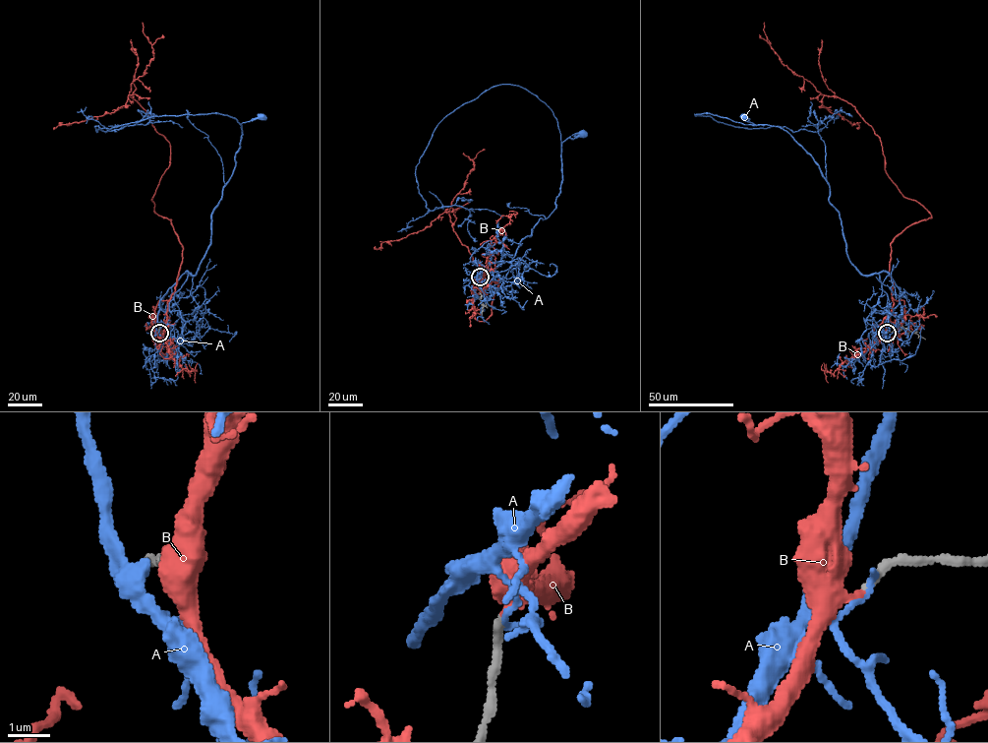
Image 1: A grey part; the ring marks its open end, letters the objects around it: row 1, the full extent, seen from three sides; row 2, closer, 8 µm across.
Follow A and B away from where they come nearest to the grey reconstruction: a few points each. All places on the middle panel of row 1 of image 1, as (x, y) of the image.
A: (480, 277), (481, 289), (500, 281), (519, 243), (555, 209), (561, 143), (582, 135)
B: (480, 277), (502, 280), (479, 321), (473, 294), (491, 273), (449, 215), (474, 168), (462, 154)

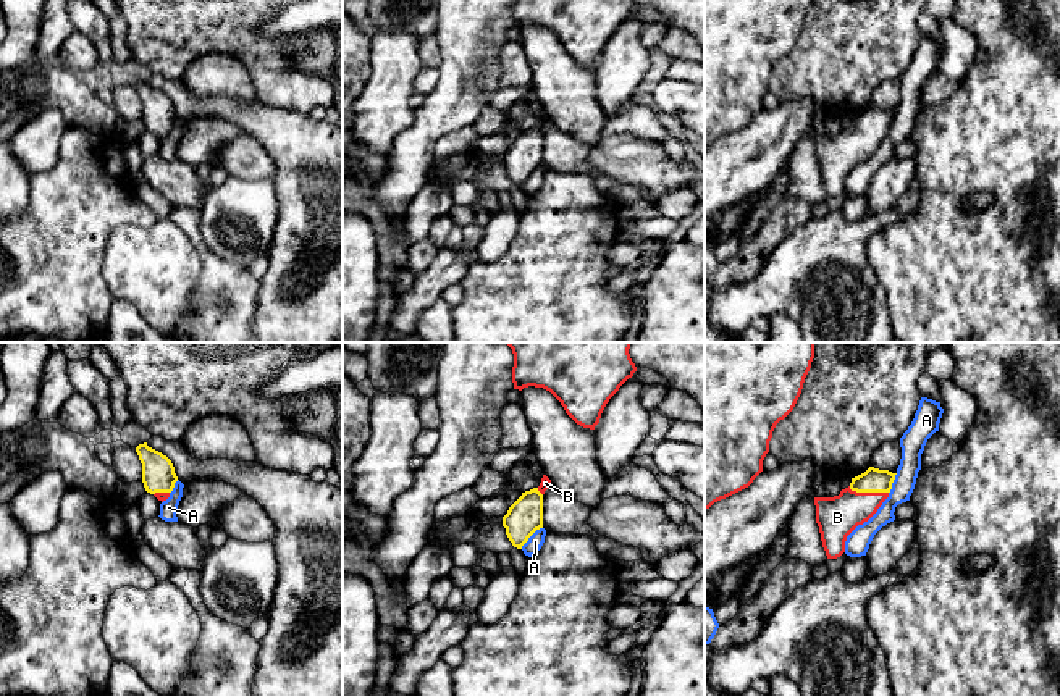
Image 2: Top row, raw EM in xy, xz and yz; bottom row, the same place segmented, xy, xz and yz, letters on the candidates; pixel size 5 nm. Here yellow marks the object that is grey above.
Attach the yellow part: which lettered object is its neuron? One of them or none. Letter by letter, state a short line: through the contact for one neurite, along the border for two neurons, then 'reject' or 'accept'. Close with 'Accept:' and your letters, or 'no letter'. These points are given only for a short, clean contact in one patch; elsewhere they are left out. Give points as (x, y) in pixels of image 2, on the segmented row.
A: line xz (542, 527), (521, 548); reject
B: accept
Accept: B

